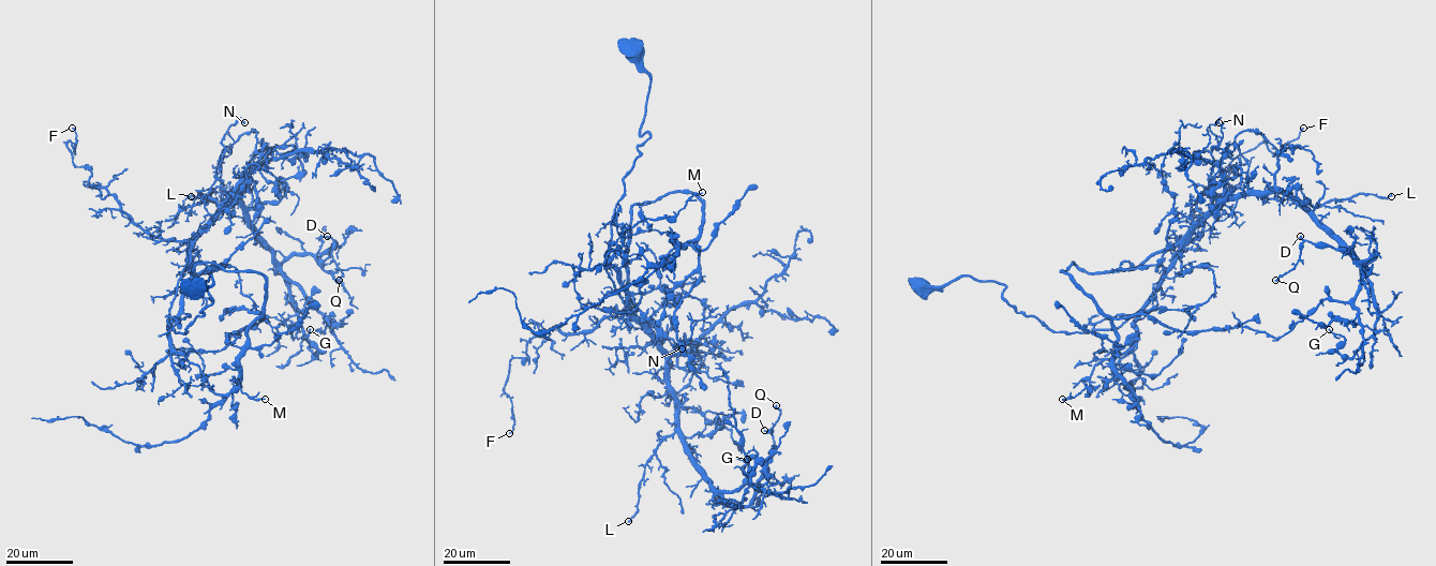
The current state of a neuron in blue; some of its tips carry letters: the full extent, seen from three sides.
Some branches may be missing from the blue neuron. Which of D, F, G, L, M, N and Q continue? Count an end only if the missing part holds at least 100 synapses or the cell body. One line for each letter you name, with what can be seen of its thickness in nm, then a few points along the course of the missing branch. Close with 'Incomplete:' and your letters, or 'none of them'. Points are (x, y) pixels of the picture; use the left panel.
Incomplete: none of them

